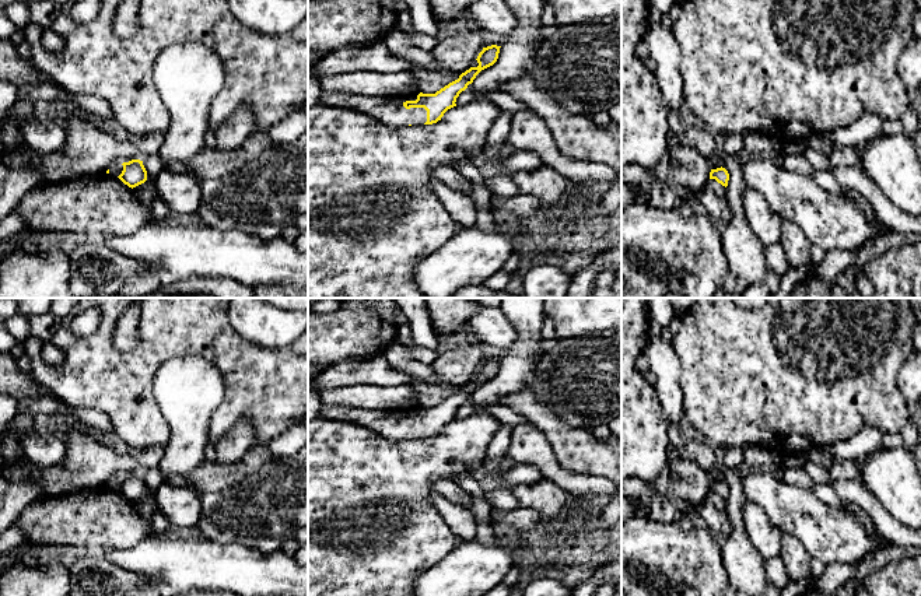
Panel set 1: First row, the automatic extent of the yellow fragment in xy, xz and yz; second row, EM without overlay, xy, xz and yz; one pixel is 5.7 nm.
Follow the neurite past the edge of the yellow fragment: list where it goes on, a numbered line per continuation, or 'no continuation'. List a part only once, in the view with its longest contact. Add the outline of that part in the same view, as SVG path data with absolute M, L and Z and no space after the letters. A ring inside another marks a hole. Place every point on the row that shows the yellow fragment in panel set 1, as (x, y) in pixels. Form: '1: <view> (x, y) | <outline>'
1: xz (388, 109) | M322 91L319 104L367 113L389 127L399 129L427 122L427 111L424 108L406 109L403 106L406 101L416 99L417 97L363 97L342 91Z

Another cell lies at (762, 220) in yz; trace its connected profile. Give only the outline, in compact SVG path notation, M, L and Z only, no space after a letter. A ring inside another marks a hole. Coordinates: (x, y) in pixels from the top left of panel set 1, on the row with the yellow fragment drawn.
M746 186L742 201L747 224L761 243L764 246L778 243L782 220L773 213L761 193Z

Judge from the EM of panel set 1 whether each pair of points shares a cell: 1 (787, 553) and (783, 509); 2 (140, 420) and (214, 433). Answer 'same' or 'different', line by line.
1: different
2: same

